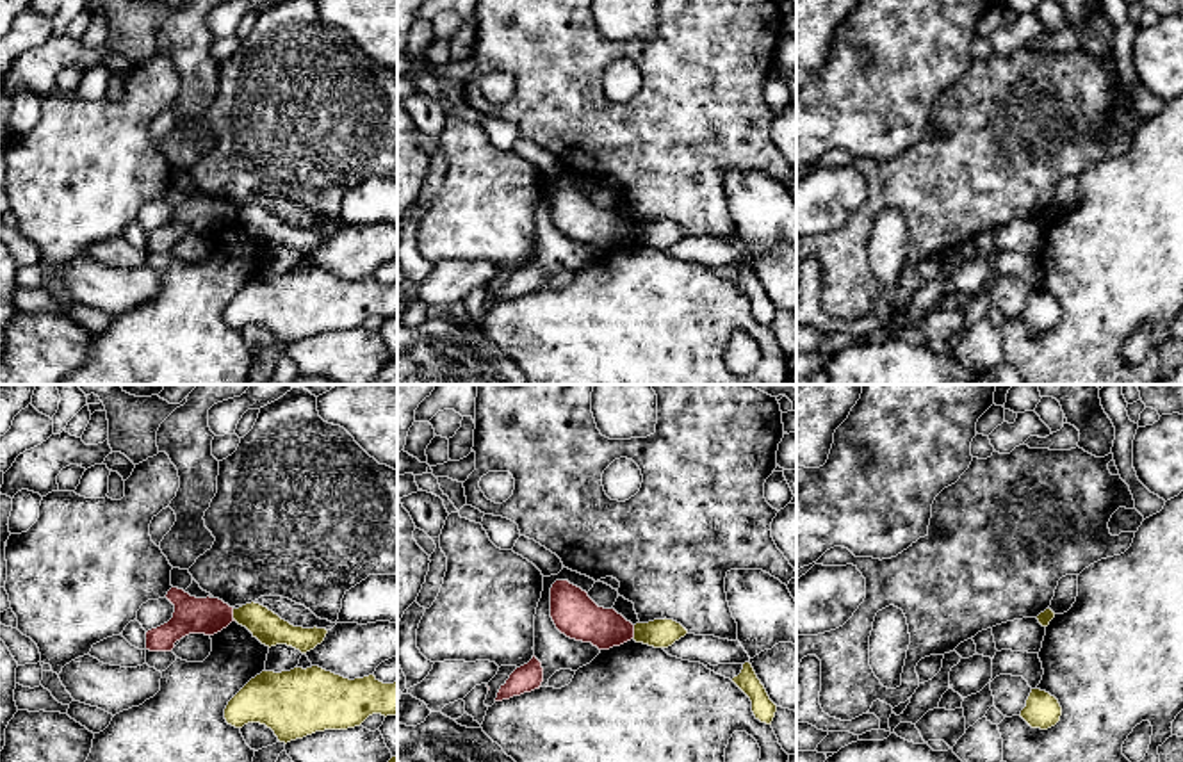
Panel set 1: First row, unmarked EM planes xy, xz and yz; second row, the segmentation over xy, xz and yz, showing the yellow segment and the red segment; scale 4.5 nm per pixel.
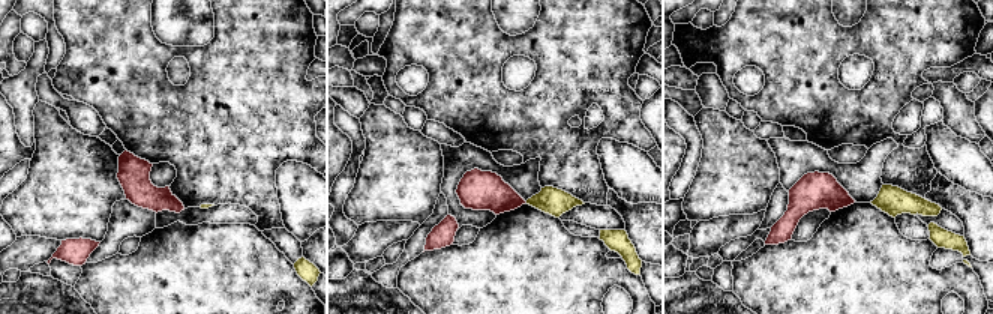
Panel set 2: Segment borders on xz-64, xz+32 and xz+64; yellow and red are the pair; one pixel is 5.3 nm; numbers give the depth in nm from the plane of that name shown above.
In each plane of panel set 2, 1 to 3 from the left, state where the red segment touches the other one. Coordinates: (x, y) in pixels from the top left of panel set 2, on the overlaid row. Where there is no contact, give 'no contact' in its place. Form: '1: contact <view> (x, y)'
1: no contact
2: no contact
3: no contact

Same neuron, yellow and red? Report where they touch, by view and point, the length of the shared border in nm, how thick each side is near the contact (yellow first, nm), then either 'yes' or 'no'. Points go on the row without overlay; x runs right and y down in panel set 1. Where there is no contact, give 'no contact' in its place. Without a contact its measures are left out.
xz (635, 234) | 70 nm | 130/190 nm | no

